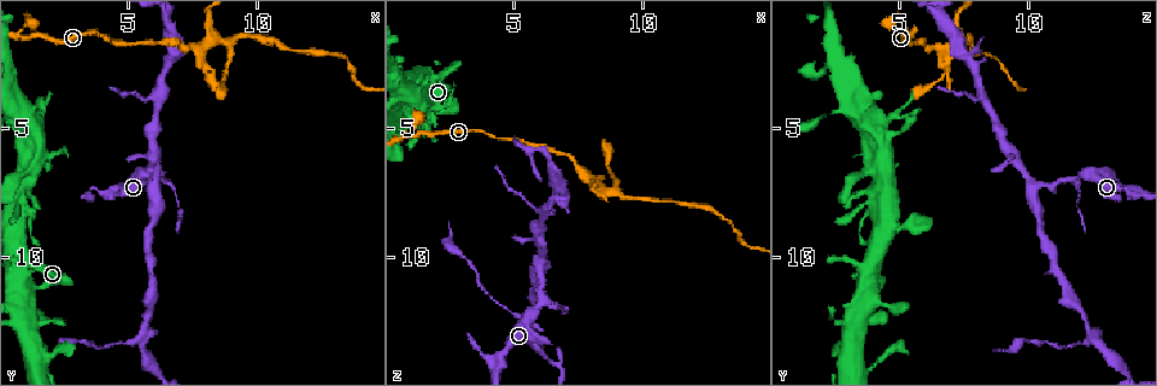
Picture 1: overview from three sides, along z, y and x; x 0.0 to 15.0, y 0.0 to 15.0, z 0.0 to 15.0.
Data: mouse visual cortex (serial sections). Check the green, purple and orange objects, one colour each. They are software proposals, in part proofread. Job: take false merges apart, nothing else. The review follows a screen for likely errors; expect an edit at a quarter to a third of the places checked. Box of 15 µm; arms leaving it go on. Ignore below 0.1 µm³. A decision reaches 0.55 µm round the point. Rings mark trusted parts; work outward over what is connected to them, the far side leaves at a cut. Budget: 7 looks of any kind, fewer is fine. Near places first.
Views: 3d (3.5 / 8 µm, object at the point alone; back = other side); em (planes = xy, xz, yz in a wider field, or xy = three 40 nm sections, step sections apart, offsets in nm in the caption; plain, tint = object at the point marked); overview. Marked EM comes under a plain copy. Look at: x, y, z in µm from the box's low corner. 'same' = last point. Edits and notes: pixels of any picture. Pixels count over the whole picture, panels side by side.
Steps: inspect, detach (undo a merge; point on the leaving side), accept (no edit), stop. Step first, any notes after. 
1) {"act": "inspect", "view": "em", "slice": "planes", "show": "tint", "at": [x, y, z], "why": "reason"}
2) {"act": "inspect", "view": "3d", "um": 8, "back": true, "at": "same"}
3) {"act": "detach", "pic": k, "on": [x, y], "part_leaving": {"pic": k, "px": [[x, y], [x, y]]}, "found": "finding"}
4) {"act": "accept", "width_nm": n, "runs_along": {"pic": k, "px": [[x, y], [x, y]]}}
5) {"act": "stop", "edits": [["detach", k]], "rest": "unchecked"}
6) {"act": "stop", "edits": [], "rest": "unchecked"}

{"act": "inspect", "view": "3d", "um": 8, "at": [5.9, 7.2, 10.2], "why": "a fork"}

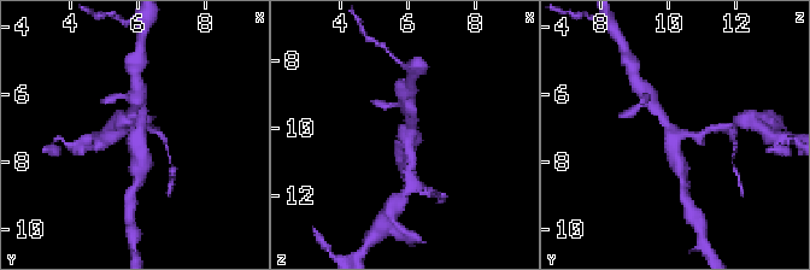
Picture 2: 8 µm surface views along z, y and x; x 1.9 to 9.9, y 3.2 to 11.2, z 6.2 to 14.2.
{"act": "inspect", "view": "em", "slice": "xy", "step": 1, "show": "tint", "at": [6.0, 7.1, 10.3], "arms": 3, "arm_widths_nm": [250, 300, 450], "why": "now the EM"}

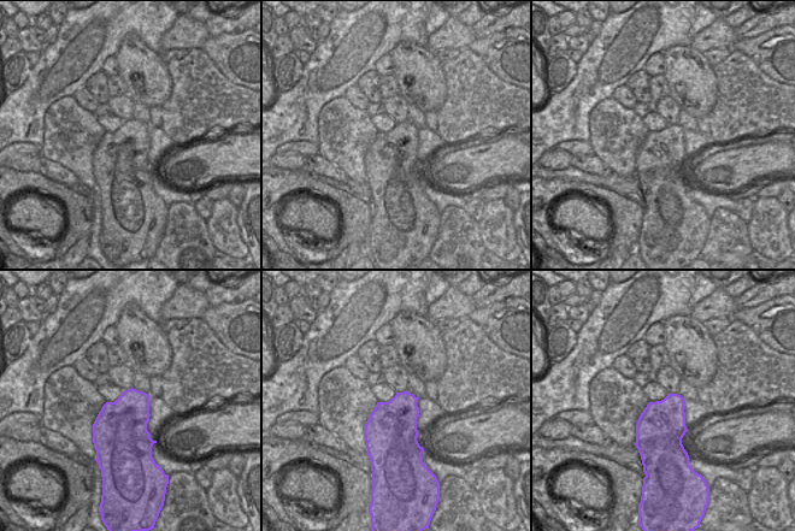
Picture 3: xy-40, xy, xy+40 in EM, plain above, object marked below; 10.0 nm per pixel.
{"act": "accept", "runs_along": {"pic": 2, "px": [[709, 130], [676, 134], [653, 106]]}, "found": "continuous, no second cell"}

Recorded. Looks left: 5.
{"act": "inspect", "view": "3d", "um": 8, "at": [5.5, 13.0, 12.5], "why": "arms part here"}

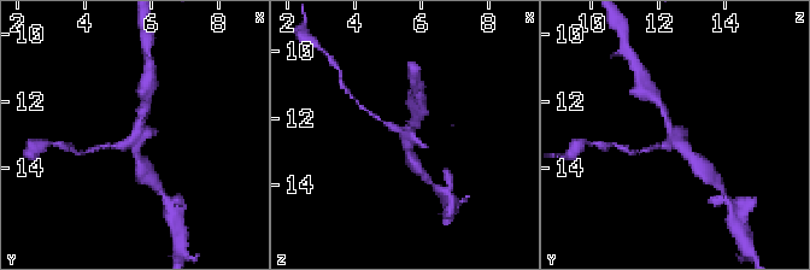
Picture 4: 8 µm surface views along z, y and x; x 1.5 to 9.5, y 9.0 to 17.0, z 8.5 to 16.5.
{"act": "inspect", "view": "3d", "um": 3.5, "at": [5.5, 13.0, 12.4], "why": "zoom in"}

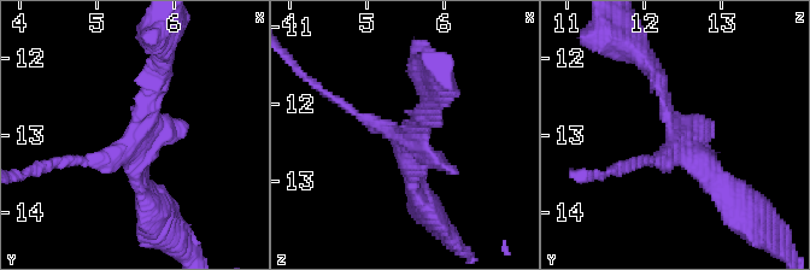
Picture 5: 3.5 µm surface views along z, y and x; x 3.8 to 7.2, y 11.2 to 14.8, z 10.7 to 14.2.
{"act": "inspect", "view": "em", "slice": "xy", "step": 3, "show": "tint", "at": [5.50, 13.00, 12.40]}

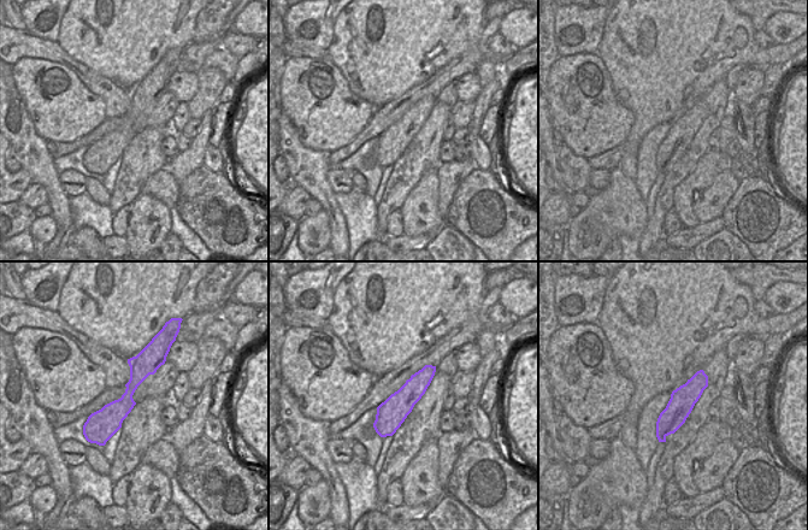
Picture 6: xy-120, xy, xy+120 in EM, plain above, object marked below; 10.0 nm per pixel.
{"act": "accept", "width_nm": 280, "runs_along": {"pic": 5, "px": [[655, 70], [676, 138], [732, 200]]}, "found": "all the same cell"}

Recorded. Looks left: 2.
{"act": "stop", "edits": [], "rest": "unchecked"}

